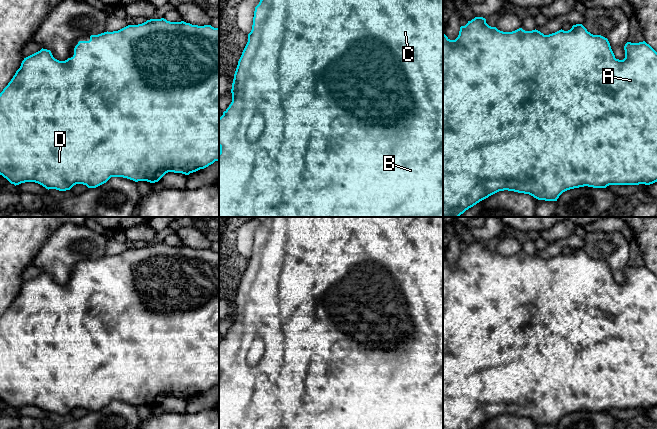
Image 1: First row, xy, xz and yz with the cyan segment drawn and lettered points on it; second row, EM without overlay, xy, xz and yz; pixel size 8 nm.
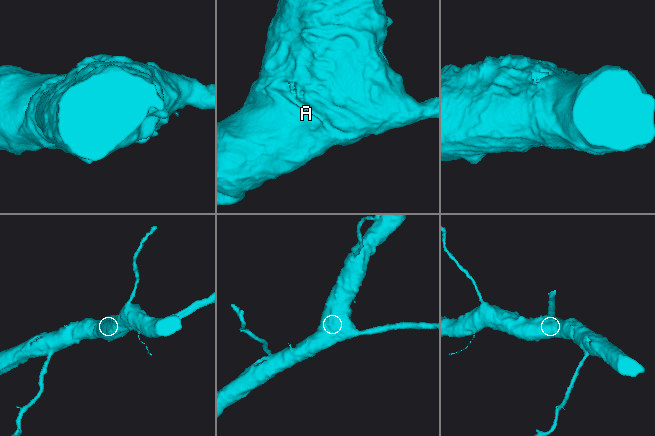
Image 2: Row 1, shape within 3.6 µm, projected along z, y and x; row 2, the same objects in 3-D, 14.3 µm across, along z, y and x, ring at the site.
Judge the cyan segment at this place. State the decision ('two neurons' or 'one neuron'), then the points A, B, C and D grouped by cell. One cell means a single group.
one neuron; groups A B C D

